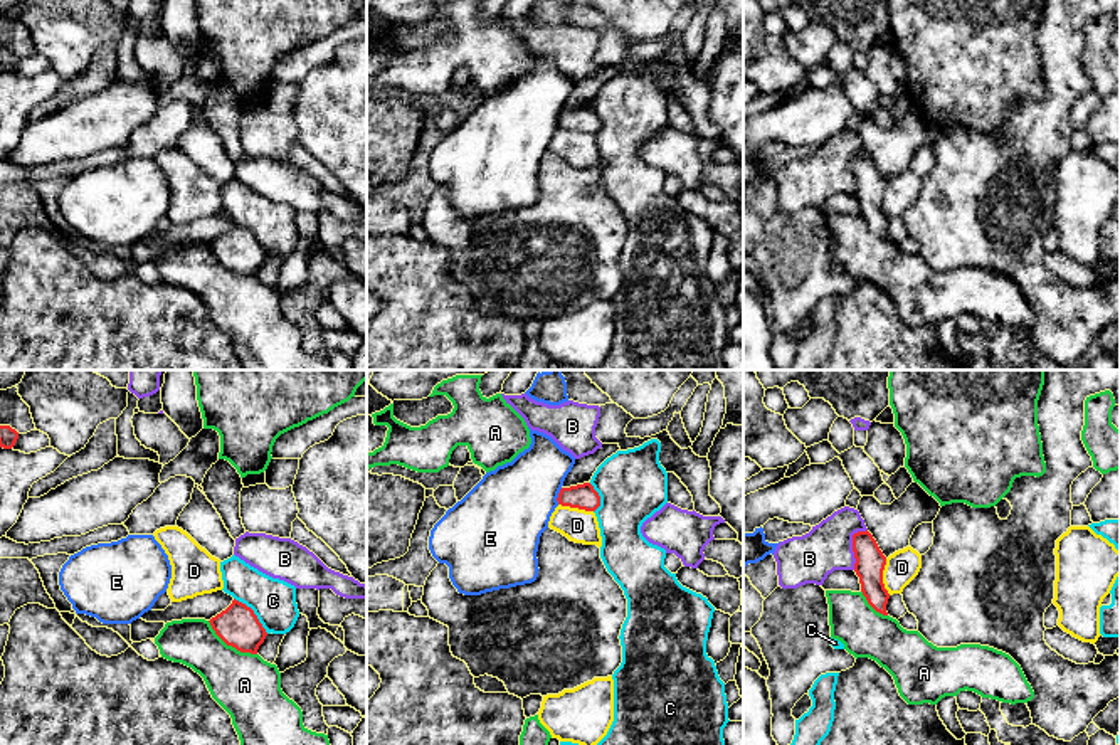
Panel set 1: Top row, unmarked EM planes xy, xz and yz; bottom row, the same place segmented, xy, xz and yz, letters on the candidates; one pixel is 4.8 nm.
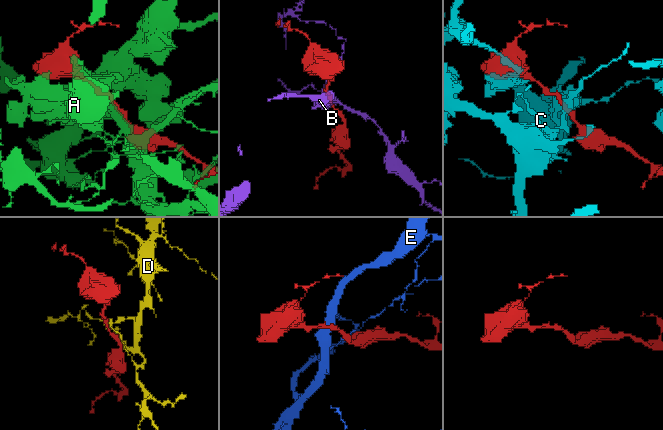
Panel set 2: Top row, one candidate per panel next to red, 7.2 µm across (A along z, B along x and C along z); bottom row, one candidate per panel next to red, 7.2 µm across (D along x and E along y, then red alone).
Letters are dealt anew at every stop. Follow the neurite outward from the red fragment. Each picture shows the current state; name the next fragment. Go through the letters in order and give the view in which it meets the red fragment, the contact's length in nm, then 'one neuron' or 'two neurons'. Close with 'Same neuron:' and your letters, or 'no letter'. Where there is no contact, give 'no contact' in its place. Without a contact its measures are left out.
A: meets red in xy; contact 280 nm long; two neurons
B: meets red in yz; contact 220 nm long; two neurons
C: meets red in xy; contact 240 nm long; two neurons
D: meets red in yz; contact 180 nm long; two neurons
E: meets red in xz; contact 80 nm long; two neurons
Same neuron: no letter

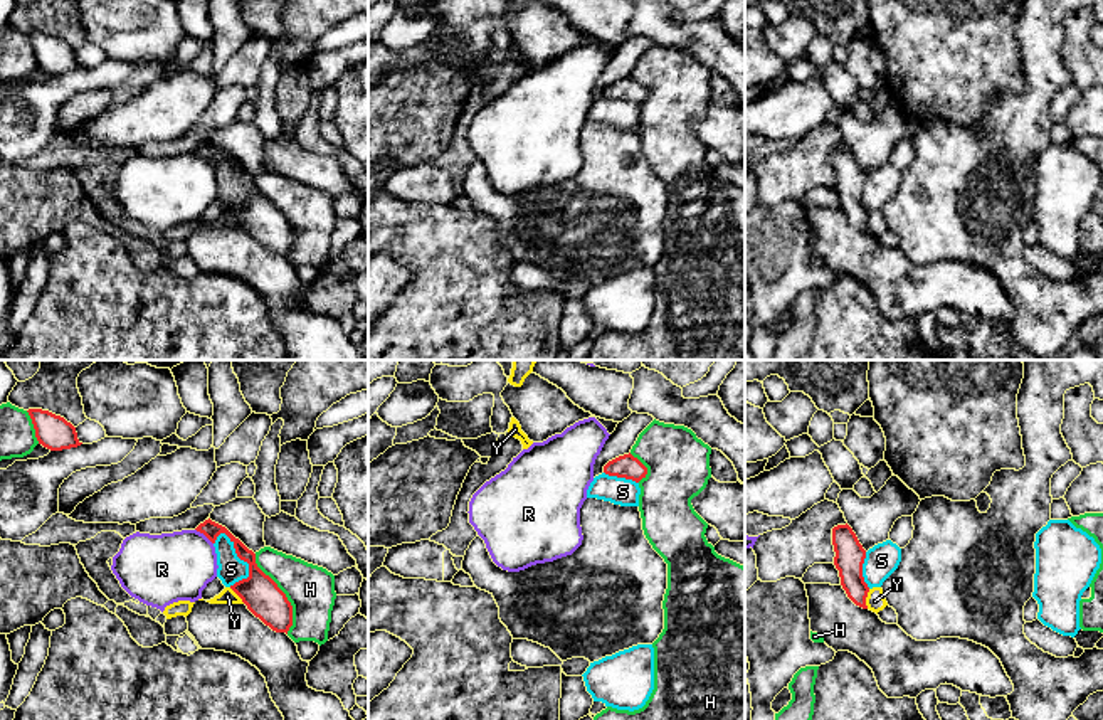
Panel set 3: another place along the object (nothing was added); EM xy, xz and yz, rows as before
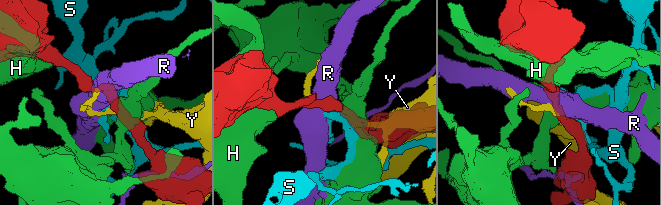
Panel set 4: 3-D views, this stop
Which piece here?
H: meets red in xy; contact 420 nm long; two neurons
R: meets red in xy; contact 120 nm long; two neurons
S: meets red in xy; contact 280 nm long; two neurons
Y: meets red in yz; contact 100 nm long; one neuron
Same neuron: Y

